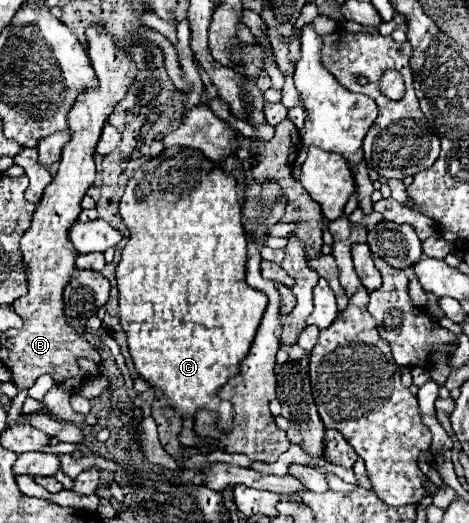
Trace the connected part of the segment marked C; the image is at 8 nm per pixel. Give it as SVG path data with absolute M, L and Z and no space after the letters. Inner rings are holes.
M174 146L174 148L166 148L162 154L152 156L146 164L142 164L134 172L134 176L128 180L126 192L120 200L120 216L130 232L130 238L122 250L122 260L116 268L116 278L118 278L118 292L120 292L120 324L128 336L128 346L130 346L130 356L134 360L134 366L136 366L138 374L152 388L162 390L168 396L174 410L180 412L182 418L194 420L194 414L198 410L214 410L220 414L218 428L222 428L222 430L230 430L230 426L232 426L232 404L220 400L216 392L218 392L218 388L222 388L226 384L228 378L238 374L238 364L248 354L252 340L256 336L258 324L260 324L262 314L268 304L268 300L266 300L266 296L262 296L262 292L258 292L246 284L246 232L242 226L242 214L240 214L242 206L240 206L237 186L238 182L234 180L234 176L222 172L222 166L212 162L210 158L202 156L202 152L198 152L194 148Z

